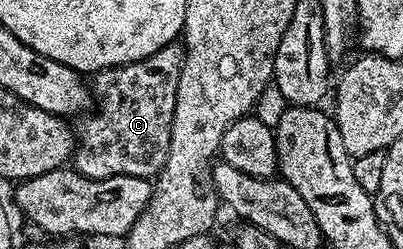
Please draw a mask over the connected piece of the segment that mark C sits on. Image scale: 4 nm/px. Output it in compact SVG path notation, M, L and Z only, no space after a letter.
M183 46L158 49L142 61L95 72L90 91L96 112L81 125L74 139L74 170L91 179L129 175L148 179L160 174L170 149L170 125L178 93Z

